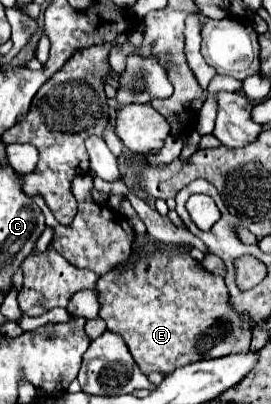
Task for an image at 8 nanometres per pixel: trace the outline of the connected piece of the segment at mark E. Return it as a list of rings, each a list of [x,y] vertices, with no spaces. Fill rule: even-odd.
[[[136,236],[132,242],[132,254],[124,264],[118,264],[108,274],[100,276],[96,282],[100,318],[106,322],[108,330],[120,334],[134,356],[142,372],[174,372],[180,366],[206,358],[222,358],[230,354],[246,354],[250,346],[250,318],[240,316],[228,304],[228,288],[222,276],[210,274],[200,262],[196,262],[188,252],[178,250],[174,244],[164,244],[154,238]],[[146,242],[154,242],[150,254],[140,254]]]

